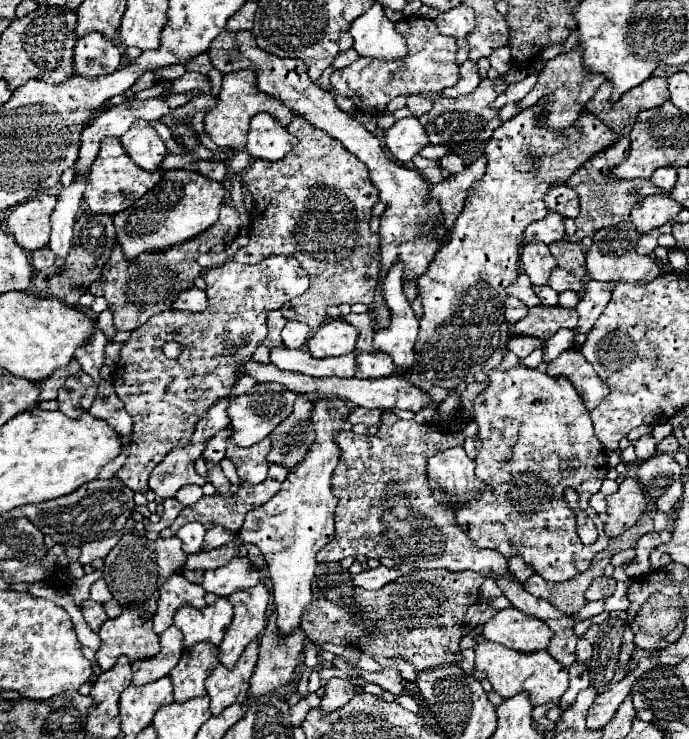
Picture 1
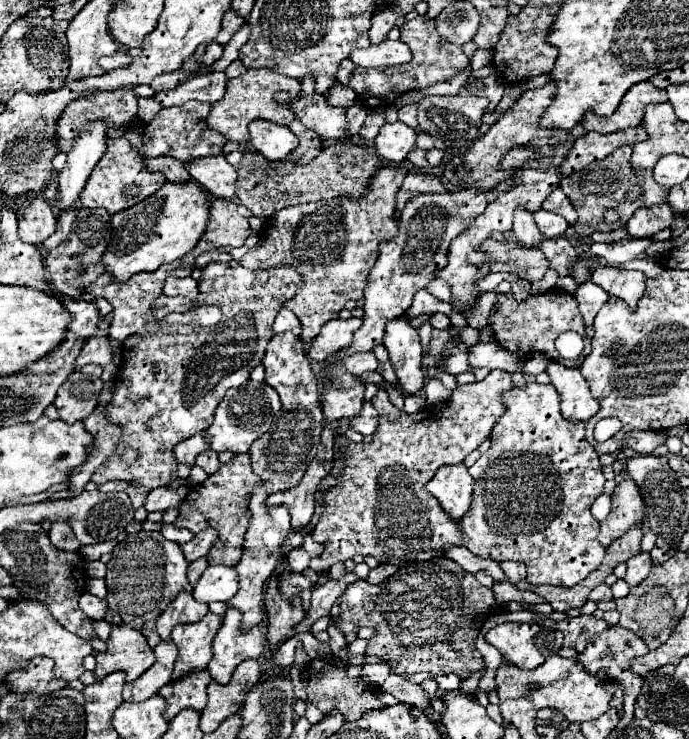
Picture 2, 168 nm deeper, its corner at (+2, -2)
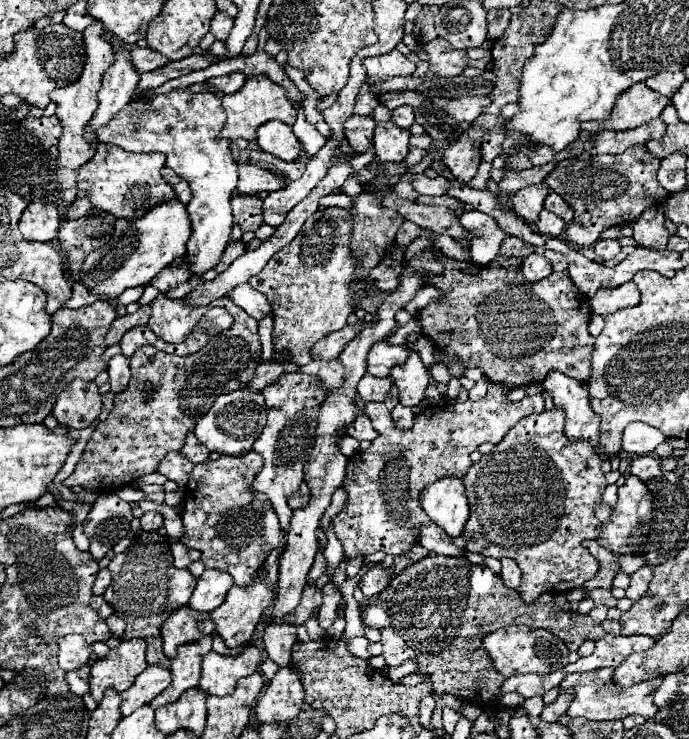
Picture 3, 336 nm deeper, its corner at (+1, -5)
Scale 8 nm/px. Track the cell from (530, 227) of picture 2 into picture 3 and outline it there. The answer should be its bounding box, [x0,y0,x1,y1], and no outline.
[513,182,549,224]

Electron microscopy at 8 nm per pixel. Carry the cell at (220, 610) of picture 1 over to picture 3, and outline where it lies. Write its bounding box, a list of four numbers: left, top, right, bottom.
[151,636,211,708]

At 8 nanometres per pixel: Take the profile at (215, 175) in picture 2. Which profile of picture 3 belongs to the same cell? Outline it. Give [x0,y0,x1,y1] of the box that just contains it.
[237,164,283,196]

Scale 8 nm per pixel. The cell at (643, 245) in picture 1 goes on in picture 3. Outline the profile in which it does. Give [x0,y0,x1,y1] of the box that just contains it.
[593,240,623,260]

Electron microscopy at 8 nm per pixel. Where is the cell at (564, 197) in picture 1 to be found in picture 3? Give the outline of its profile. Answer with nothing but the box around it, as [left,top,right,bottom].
[545,192,573,224]

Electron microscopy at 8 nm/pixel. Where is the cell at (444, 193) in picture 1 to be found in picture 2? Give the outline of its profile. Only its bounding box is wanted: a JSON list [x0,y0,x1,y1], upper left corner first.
[458,81,586,191]

